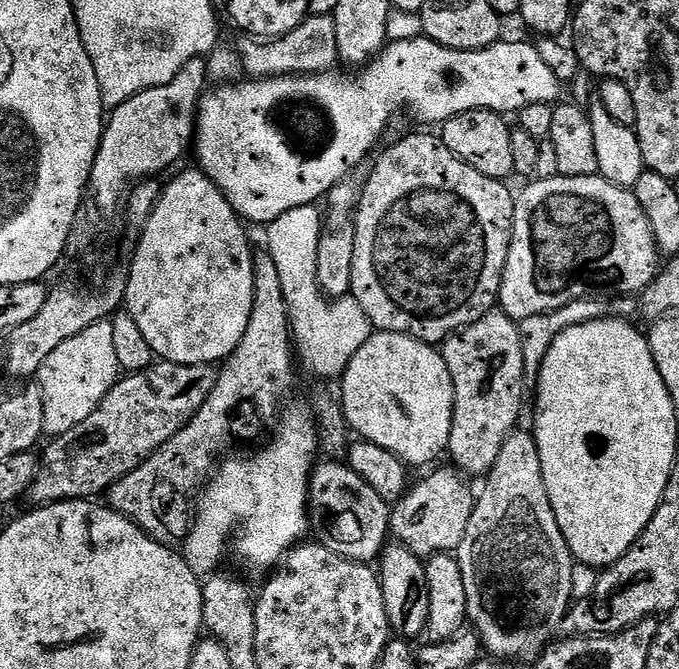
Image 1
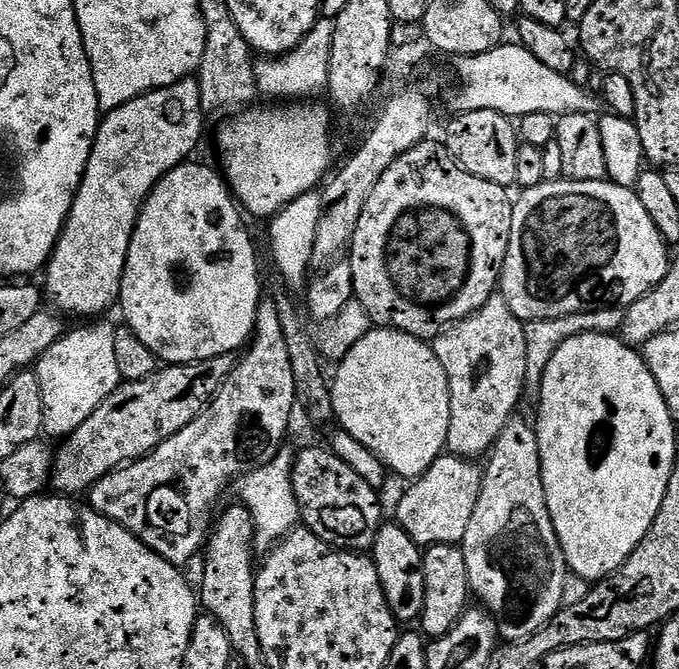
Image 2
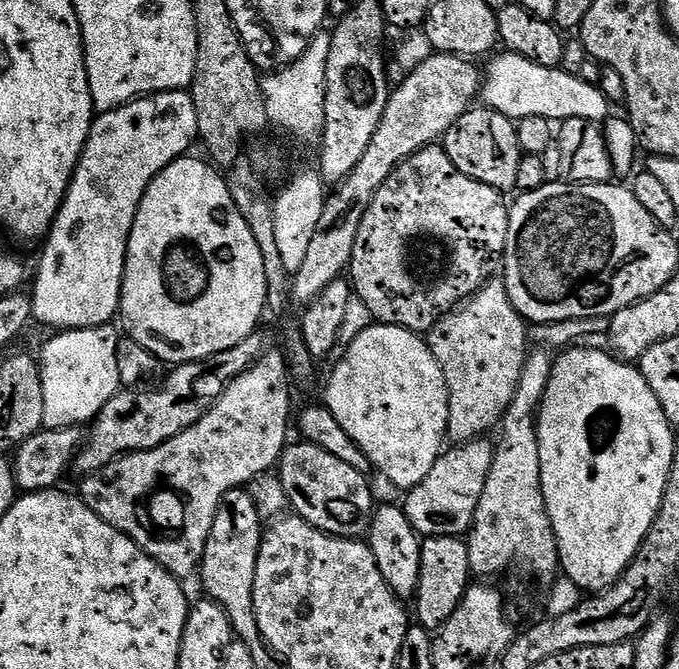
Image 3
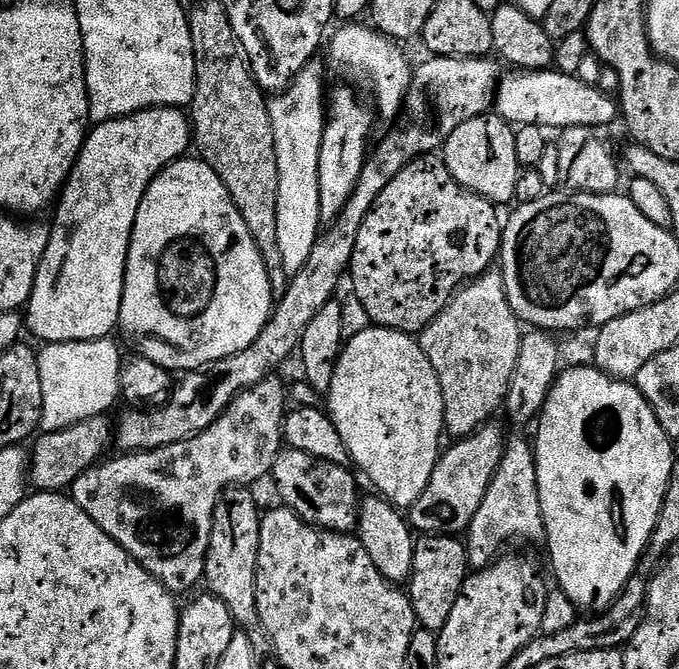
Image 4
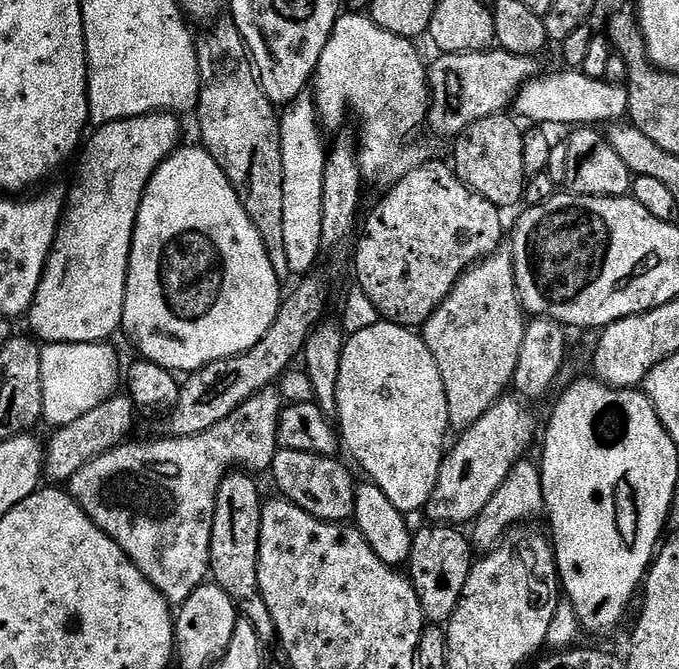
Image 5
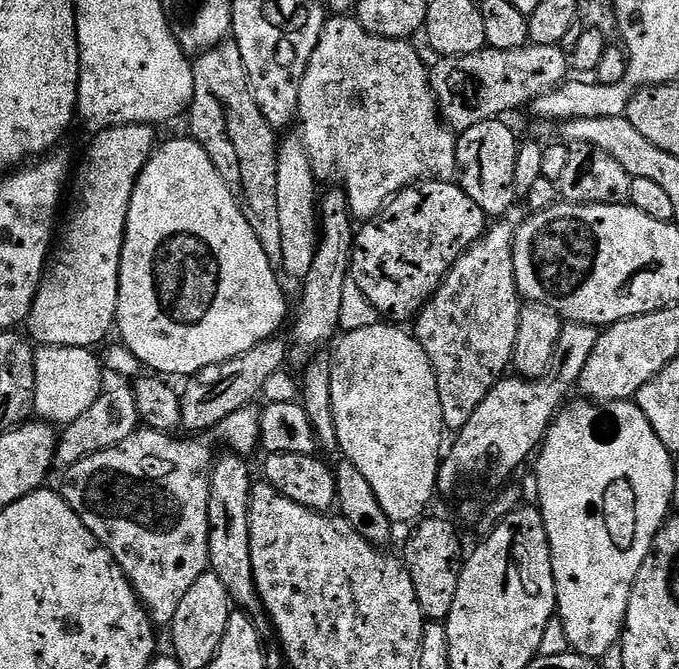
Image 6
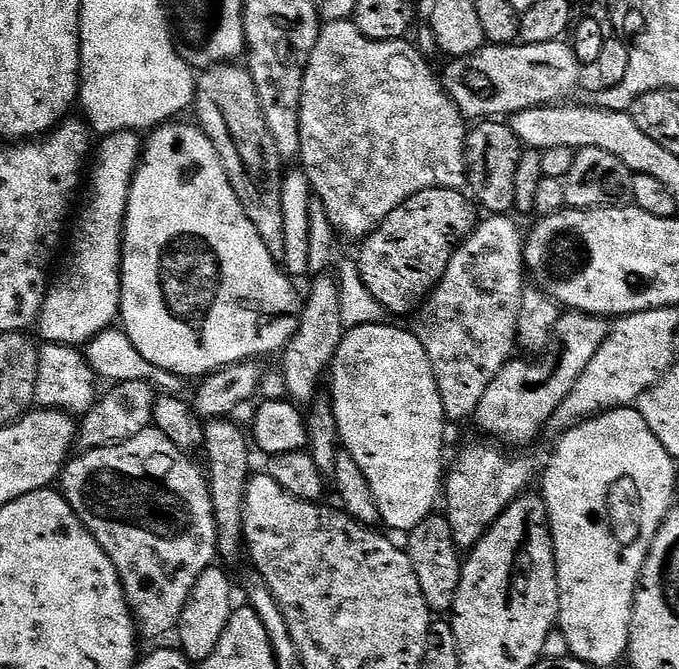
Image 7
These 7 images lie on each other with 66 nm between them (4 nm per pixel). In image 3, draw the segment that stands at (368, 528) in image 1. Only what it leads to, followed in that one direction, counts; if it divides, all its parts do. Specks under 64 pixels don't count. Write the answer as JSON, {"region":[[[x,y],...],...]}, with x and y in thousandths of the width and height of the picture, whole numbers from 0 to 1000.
{"region":[[[430,661],[420,668],[409,695],[412,725],[424,740],[434,770],[487,801],[508,801],[513,807],[535,803],[548,780],[551,764],[548,735],[542,731],[543,713],[521,703],[521,697],[510,697],[504,685],[480,679],[480,673],[465,664],[440,662]]]}

